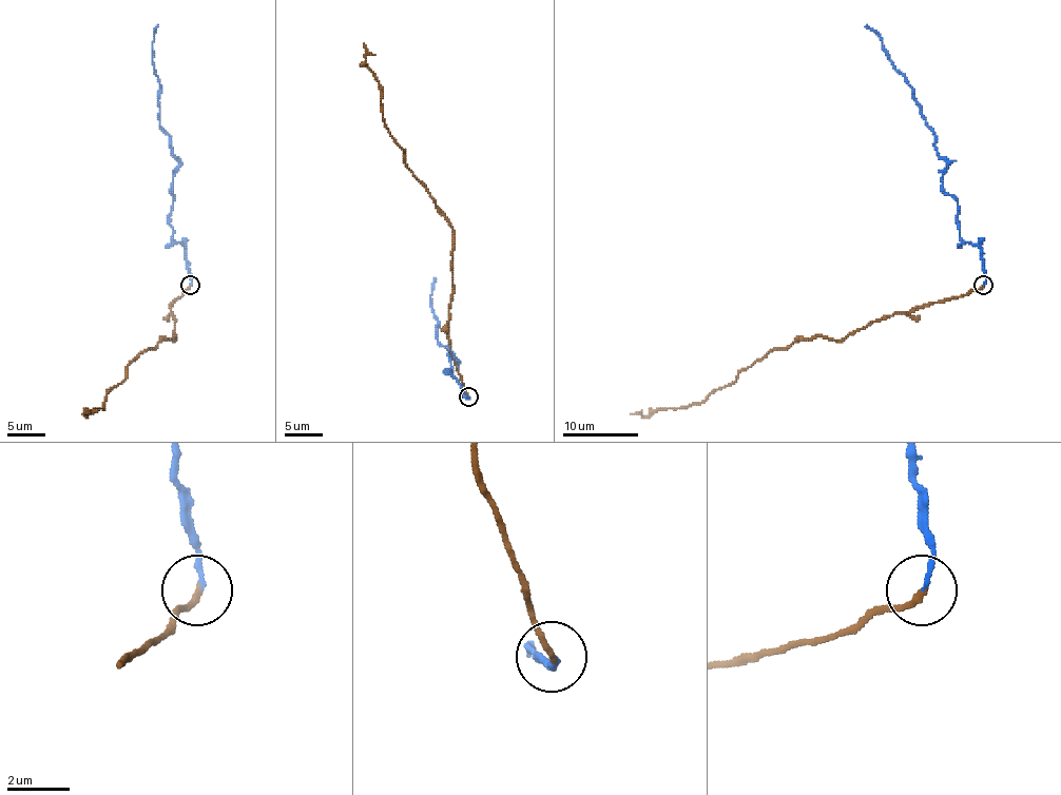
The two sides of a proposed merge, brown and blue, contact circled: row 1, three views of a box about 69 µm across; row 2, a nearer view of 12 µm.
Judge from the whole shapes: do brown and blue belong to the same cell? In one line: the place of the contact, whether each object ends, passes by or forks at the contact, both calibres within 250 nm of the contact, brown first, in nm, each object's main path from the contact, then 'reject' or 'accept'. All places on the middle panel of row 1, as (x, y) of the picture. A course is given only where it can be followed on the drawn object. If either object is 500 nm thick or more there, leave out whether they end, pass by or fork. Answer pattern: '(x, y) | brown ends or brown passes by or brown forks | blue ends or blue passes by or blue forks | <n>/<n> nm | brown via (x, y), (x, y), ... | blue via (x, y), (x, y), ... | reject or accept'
(468, 396) | brown ends | blue ends | 200/130 nm | brown via (467, 396), (448, 340), (452, 227), (407, 167), (403, 151), (383, 117), (381, 84), (365, 60), (364, 43) | blue via (467, 396), (447, 370), (450, 370), (450, 355), (456, 359), (438, 340), (438, 320), (429, 306), (436, 277) | reject

